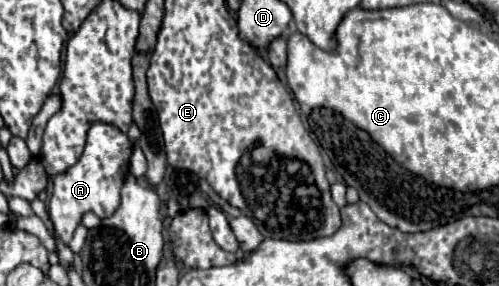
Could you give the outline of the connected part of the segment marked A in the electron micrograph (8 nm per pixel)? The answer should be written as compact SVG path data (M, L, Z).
M94 122L88 130L86 146L80 160L68 168L64 174L52 178L52 196L48 202L48 214L54 222L54 230L68 244L80 218L86 212L94 212L98 218L108 218L120 206L120 188L128 174L132 140L112 124Z

